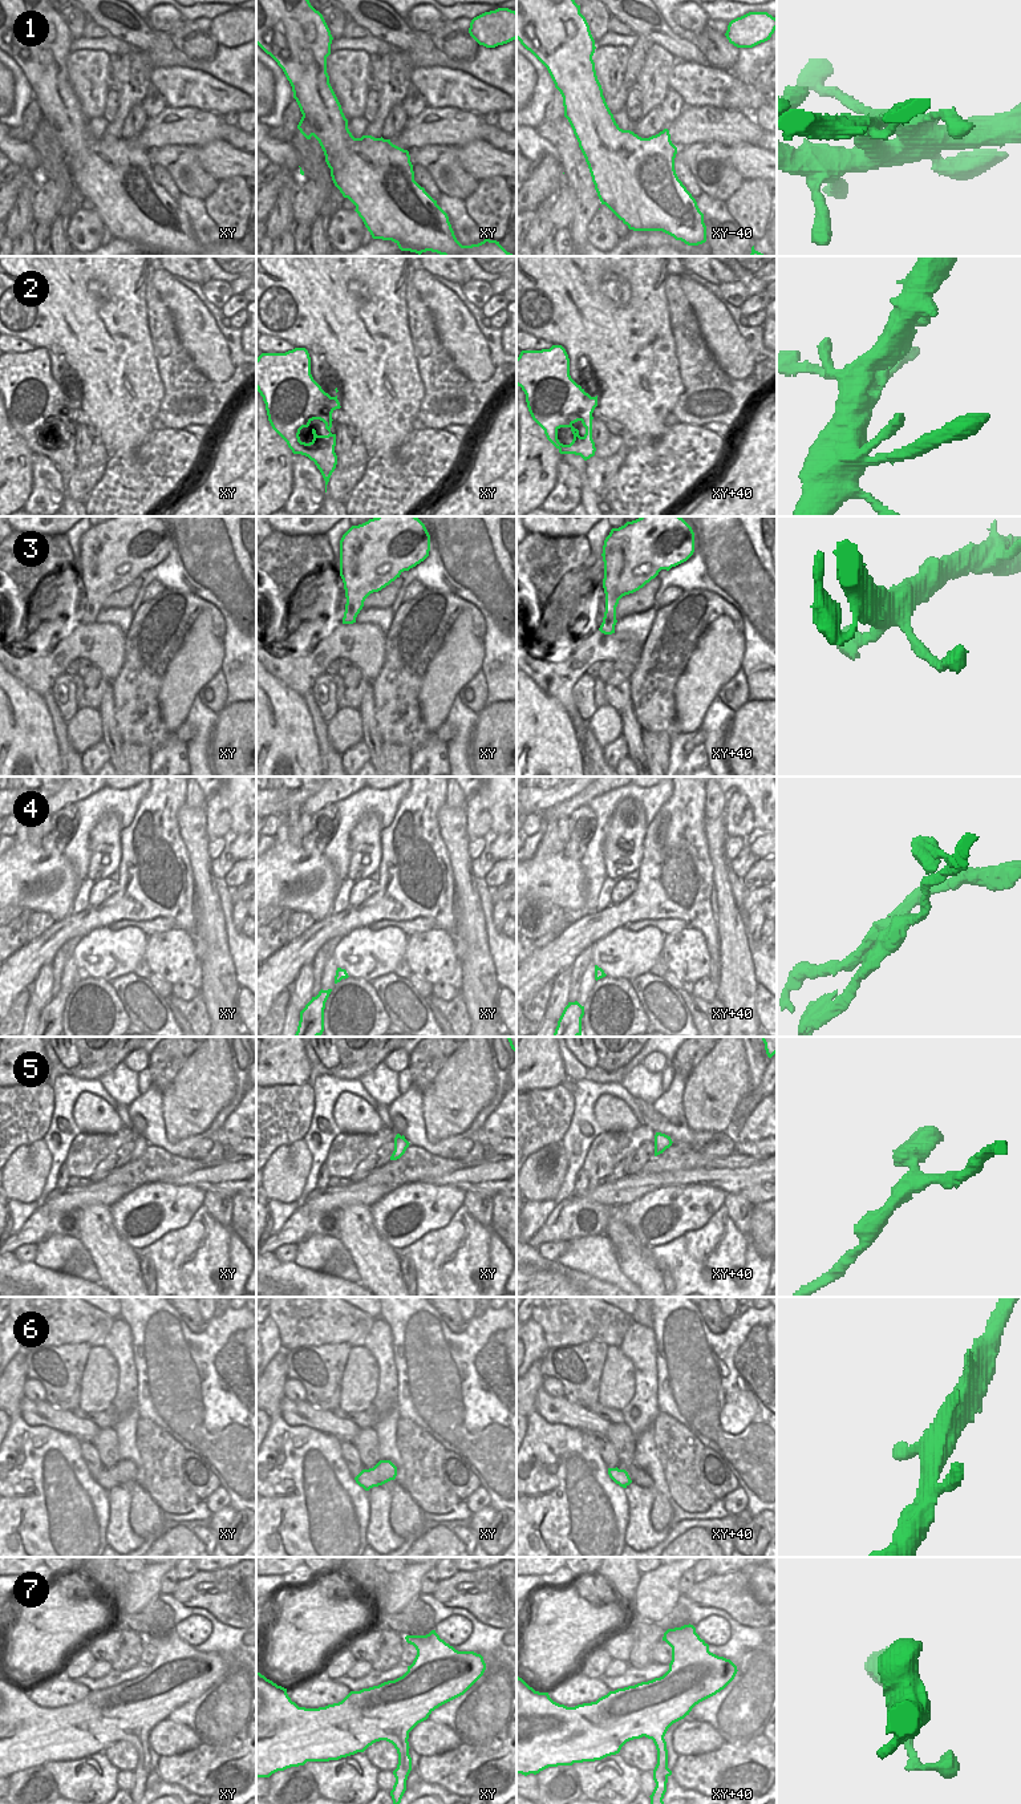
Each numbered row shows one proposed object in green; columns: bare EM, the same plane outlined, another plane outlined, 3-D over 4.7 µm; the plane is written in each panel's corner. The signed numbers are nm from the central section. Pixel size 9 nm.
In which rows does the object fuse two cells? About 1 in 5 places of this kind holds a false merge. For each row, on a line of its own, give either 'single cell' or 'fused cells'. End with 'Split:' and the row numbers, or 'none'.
1: single cell
2: single cell
3: single cell
4: fused cells
5: single cell
6: single cell
7: single cell
Split: 4

